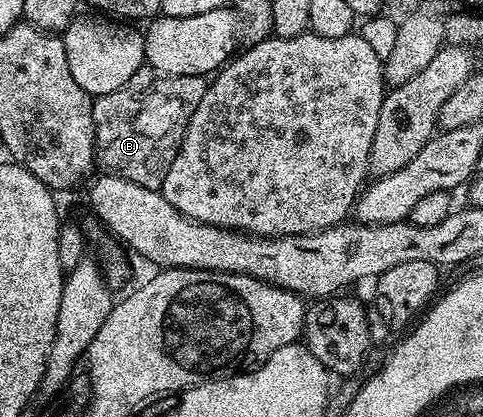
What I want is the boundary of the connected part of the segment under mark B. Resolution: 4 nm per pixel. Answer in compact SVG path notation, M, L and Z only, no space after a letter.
M141 68L122 87L97 95L91 108L97 165L107 174L158 190L180 148L192 112L204 100L207 85L201 74L176 76Z

